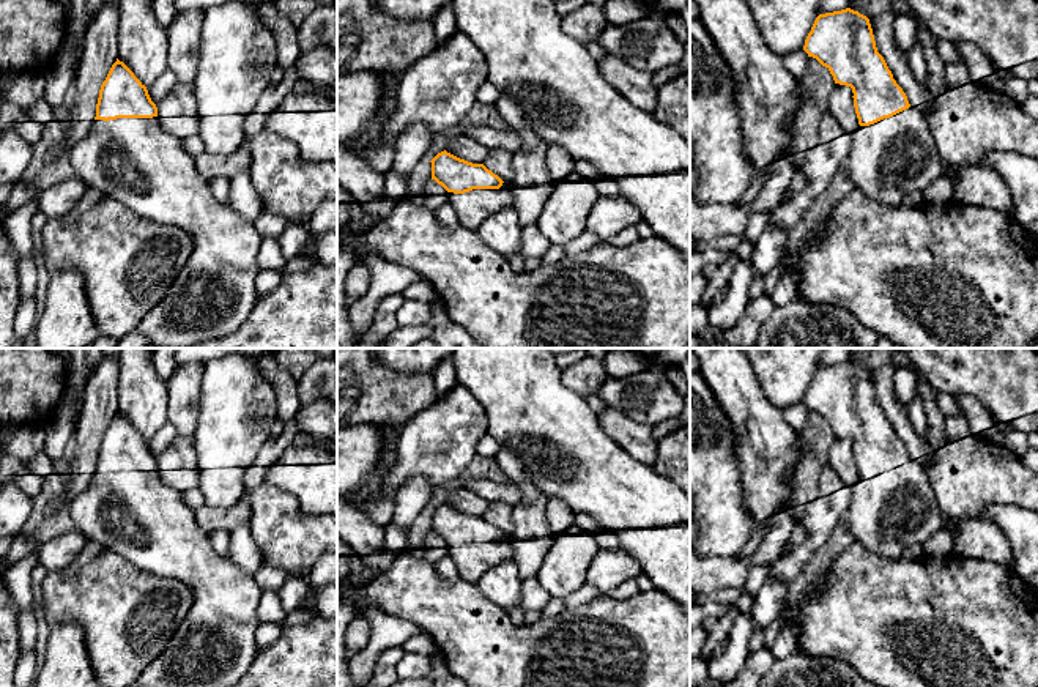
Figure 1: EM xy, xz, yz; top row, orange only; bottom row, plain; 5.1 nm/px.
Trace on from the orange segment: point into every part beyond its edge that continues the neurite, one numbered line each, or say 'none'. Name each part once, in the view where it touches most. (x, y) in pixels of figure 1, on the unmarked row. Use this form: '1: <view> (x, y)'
1: xy (133, 512)

